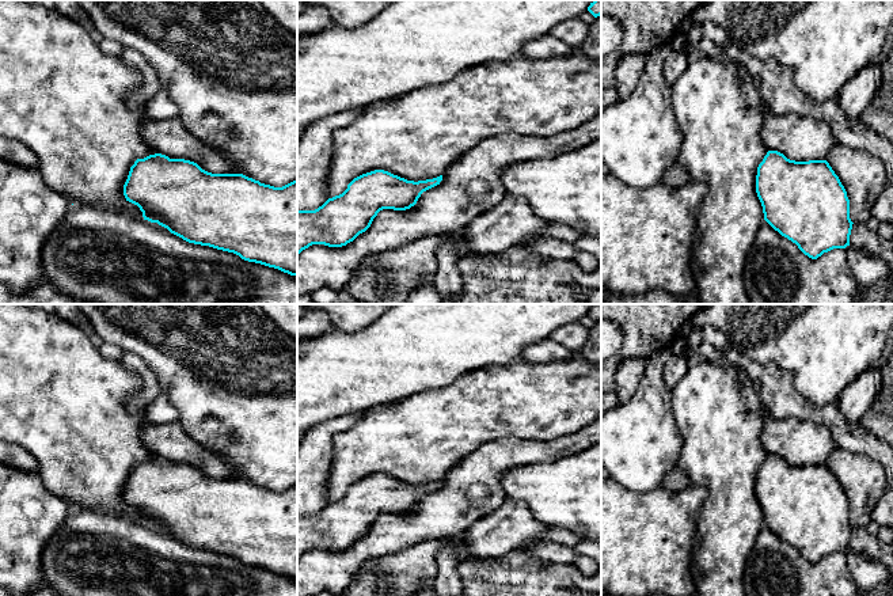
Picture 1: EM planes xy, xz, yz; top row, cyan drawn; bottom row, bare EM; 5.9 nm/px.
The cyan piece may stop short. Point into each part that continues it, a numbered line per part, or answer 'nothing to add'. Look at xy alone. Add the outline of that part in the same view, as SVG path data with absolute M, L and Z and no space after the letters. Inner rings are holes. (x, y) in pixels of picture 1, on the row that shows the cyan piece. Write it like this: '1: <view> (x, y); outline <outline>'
1: xy (171, 137); outline M179 117L170 119L145 119L140 134L157 153L170 159L185 159L197 163L212 174L239 174L236 164L231 163L223 152L202 143L194 136Z

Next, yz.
1: yz (801, 139); outline M791 113L765 115L760 134L768 151L778 151L795 162L826 160L831 149L837 143L832 128L825 121Z

